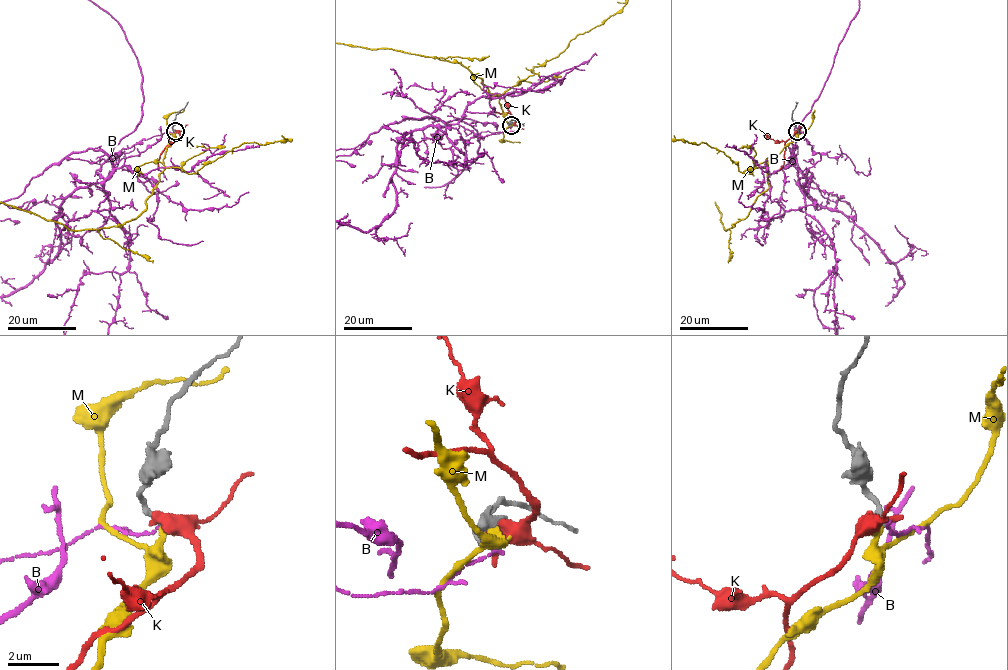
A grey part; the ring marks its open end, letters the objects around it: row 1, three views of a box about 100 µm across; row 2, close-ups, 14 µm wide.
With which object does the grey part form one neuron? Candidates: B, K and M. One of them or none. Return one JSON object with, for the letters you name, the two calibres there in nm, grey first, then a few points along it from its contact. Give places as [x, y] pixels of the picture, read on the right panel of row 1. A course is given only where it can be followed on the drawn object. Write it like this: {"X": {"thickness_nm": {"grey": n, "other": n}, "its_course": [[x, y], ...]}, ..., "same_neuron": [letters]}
{"M": {"thickness_nm": {"grey": 190, "other": 240}}, "same_neuron": ["M"]}

